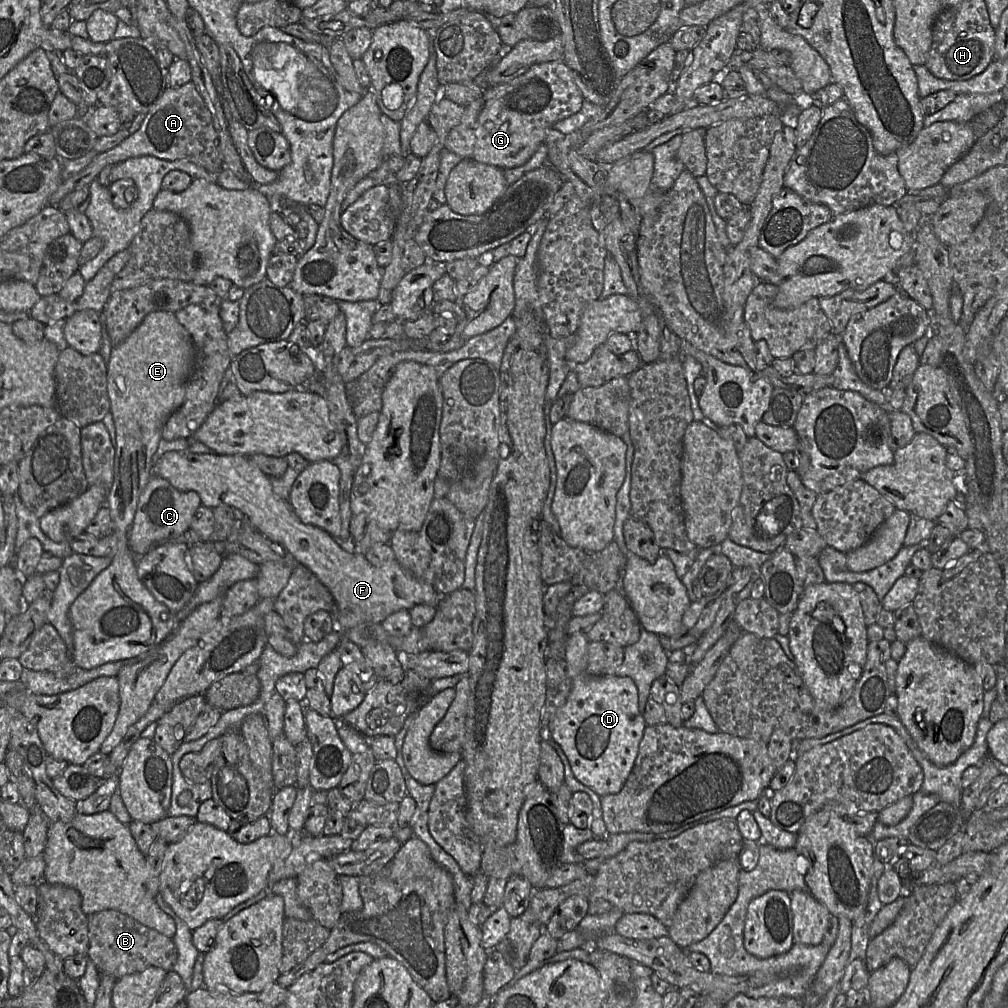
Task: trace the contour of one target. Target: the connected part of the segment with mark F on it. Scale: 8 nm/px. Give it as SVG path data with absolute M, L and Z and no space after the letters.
M187 449L169 451L154 463L153 474L164 478L181 492L196 491L200 496L202 506L214 509L220 505L228 505L239 509L257 531L268 539L281 544L299 564L307 567L332 594L334 609L329 613L332 614L336 624L336 630L333 631L344 633L361 623L382 623L390 614L399 610L409 611L420 604L437 606L441 594L431 585L414 577L396 559L376 567L369 563L364 555L348 553L343 550L332 536L323 529L303 523L294 513L289 503L274 493L269 477L248 457L242 455L196 454L189 452Z

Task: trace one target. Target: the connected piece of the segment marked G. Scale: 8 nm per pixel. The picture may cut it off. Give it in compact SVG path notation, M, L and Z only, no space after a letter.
M563 59L534 64L507 83L488 86L481 98L465 108L461 122L450 131L445 148L462 159L501 169L521 166L543 144L546 130L577 113L583 101L573 74Z

